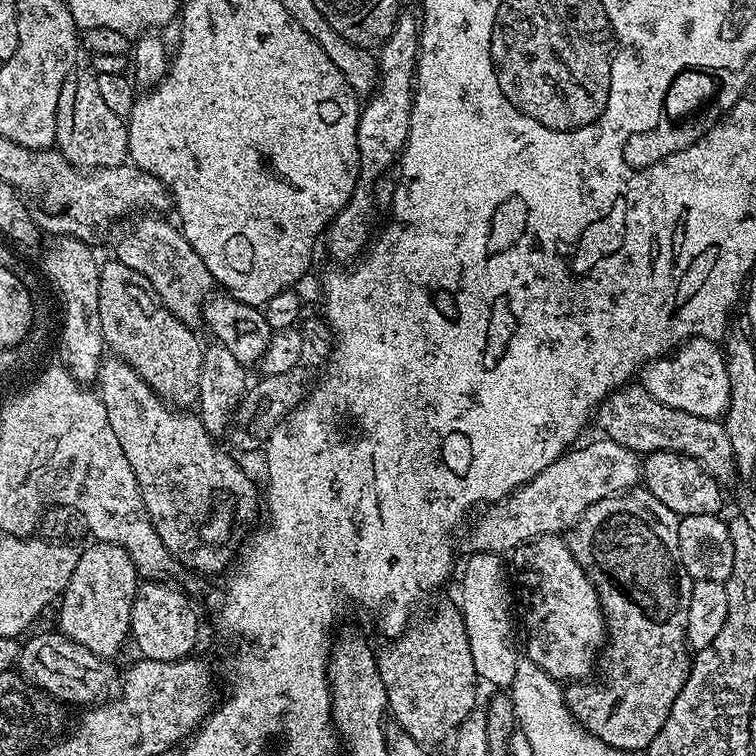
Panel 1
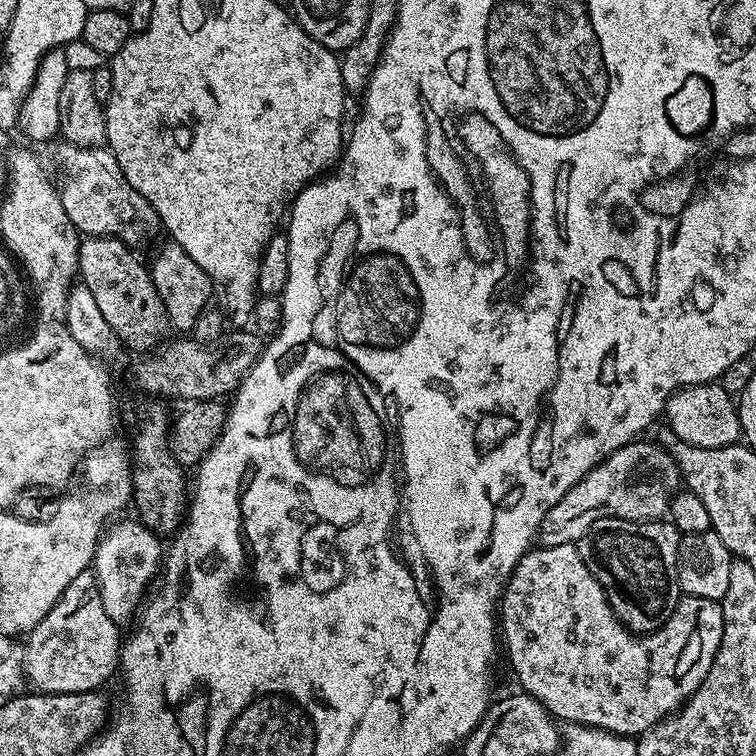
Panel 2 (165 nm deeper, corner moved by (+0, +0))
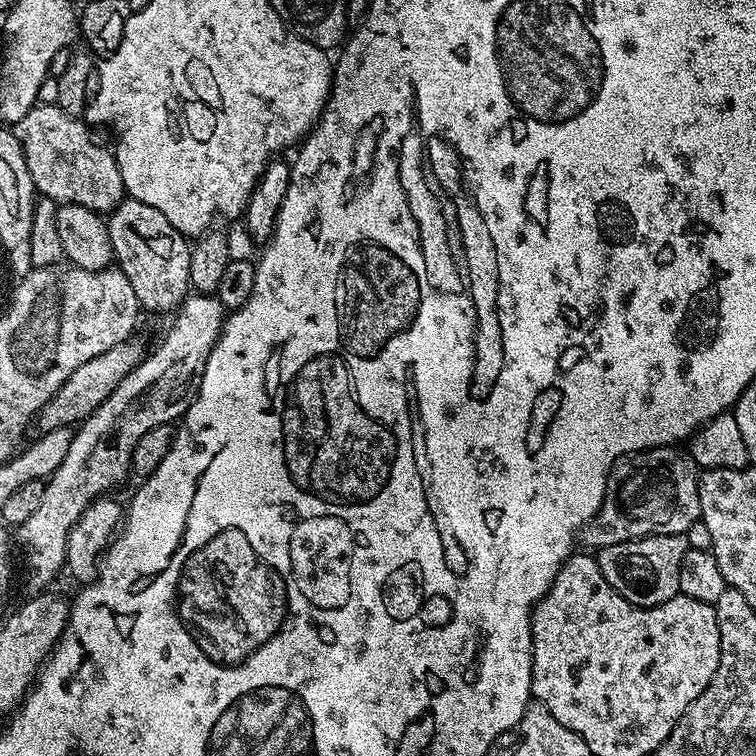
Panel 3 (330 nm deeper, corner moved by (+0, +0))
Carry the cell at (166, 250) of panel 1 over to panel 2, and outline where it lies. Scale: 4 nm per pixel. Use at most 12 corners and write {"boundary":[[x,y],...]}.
{"boundary":[[55,145],[62,210],[137,246],[161,227],[107,146]]}

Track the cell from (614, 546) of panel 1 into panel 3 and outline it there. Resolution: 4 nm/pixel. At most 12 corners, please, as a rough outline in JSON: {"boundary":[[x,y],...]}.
{"boundary":[[687,535],[601,548],[606,582],[640,608],[679,593]]}

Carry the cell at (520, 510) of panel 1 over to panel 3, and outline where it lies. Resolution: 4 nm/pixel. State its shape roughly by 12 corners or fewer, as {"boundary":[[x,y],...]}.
{"boundary":[[676,446],[612,465],[600,511],[578,533],[599,550],[683,536],[700,477]]}

